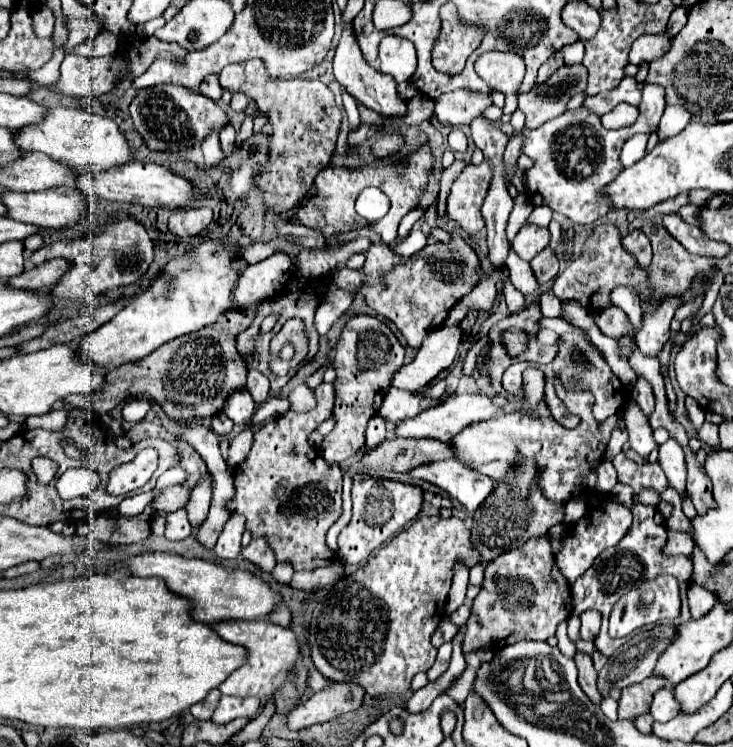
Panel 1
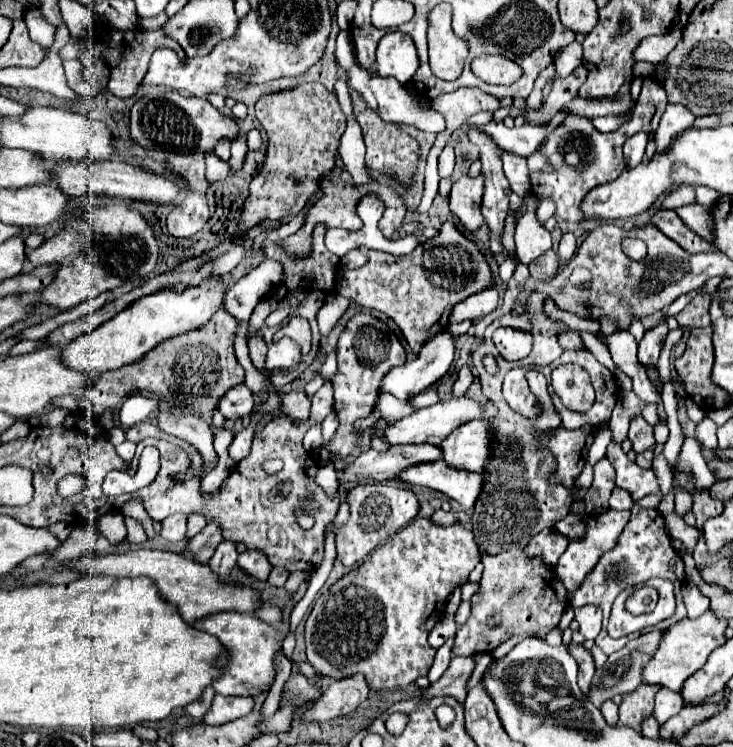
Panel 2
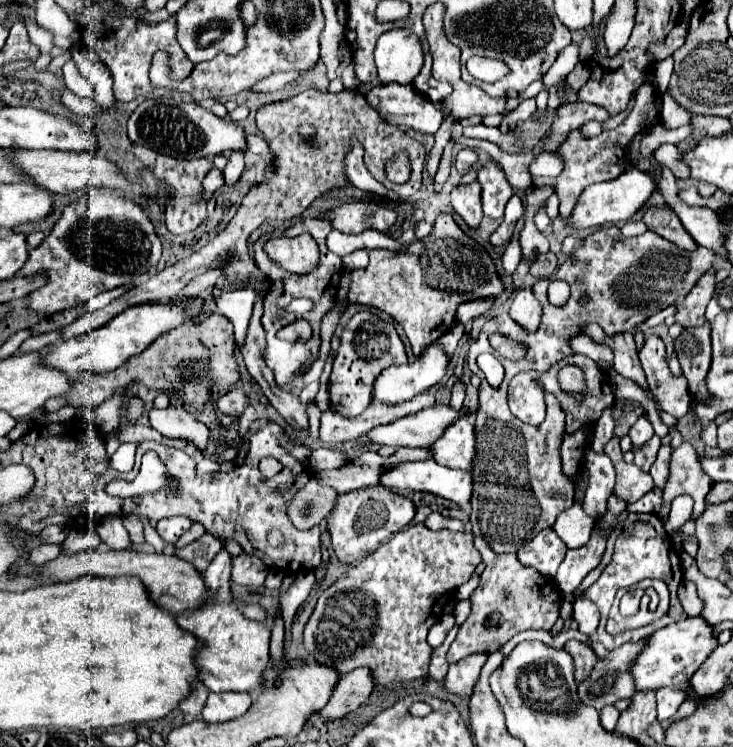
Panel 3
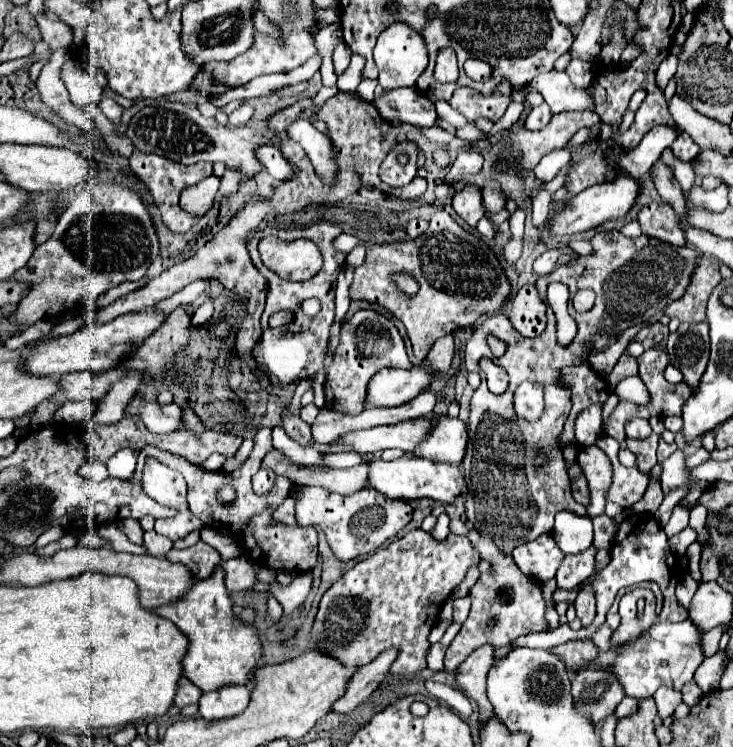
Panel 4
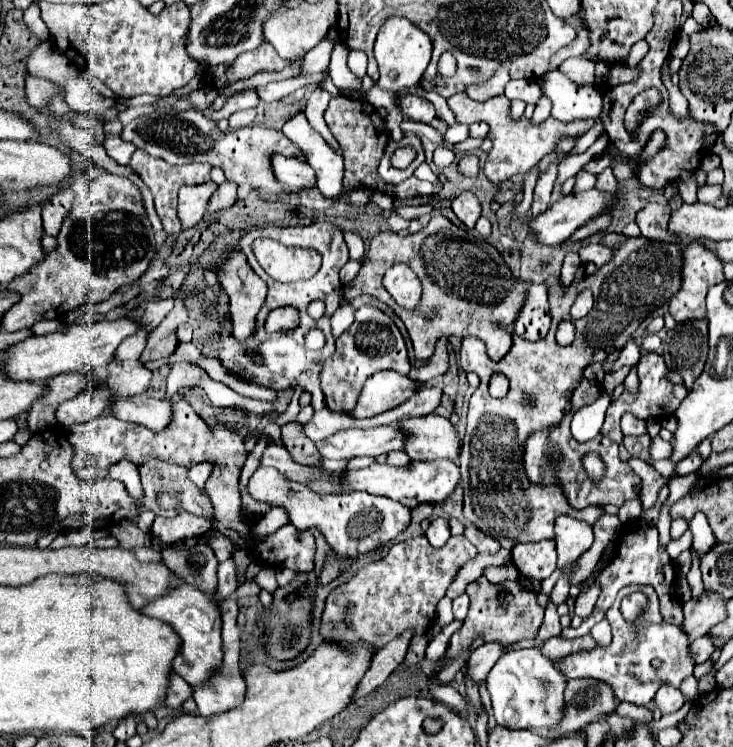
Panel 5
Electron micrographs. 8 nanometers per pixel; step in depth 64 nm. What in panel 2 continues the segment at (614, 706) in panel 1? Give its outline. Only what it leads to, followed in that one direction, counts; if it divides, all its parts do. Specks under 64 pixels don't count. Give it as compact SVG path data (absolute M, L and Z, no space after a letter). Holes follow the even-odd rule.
M606 700L606 702L600 706L600 712L602 712L602 716L608 720L608 724L616 724L616 722L618 722L618 706L616 706L612 700Z

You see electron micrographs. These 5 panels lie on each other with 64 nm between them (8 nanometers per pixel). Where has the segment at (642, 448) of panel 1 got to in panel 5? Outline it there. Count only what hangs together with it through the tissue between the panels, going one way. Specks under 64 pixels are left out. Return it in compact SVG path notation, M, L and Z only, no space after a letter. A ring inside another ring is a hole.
M624 414L622 416L622 432L624 432L624 436L642 436L642 434L646 434L646 422L632 414Z

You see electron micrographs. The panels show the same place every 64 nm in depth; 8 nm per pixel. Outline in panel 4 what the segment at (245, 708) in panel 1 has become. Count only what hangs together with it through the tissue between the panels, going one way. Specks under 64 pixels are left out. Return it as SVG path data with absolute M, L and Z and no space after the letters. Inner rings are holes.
M232 686L220 688L220 692L204 692L200 698L200 714L204 720L224 720L238 716L250 702L250 690Z

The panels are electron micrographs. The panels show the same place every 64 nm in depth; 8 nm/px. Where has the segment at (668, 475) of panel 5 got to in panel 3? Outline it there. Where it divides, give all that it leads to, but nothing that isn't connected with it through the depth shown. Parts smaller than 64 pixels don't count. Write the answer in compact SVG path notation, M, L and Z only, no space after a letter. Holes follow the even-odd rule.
M682 442L670 460L670 476L663 488L663 502L671 503L680 494L694 498L692 518L698 518L704 510L704 498L712 486L712 478L702 470L700 456L690 442Z

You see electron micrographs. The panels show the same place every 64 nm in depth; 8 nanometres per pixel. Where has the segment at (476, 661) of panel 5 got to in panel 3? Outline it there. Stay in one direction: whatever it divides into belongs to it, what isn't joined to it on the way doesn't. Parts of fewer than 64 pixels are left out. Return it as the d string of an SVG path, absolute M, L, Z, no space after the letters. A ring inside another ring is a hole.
M472 654L468 658L462 658L454 664L450 664L442 688L460 700L468 700L486 658L488 658L488 654Z

